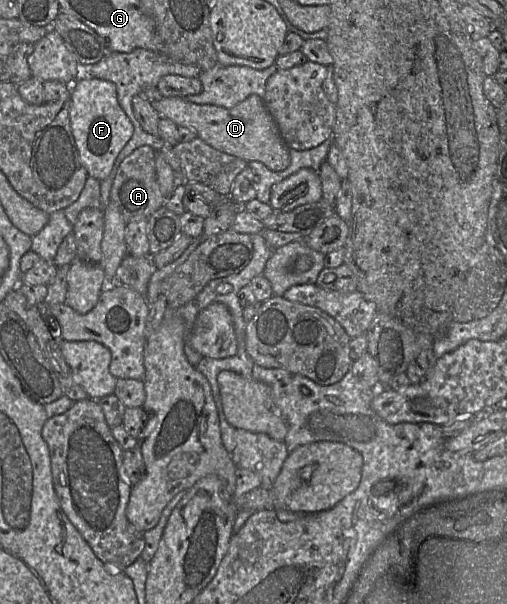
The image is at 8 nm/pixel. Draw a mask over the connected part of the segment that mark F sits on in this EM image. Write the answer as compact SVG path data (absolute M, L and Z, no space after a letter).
M83 78L71 85L71 130L79 160L88 176L104 180L113 169L115 160L130 140L134 126L117 100L115 83L99 78Z

